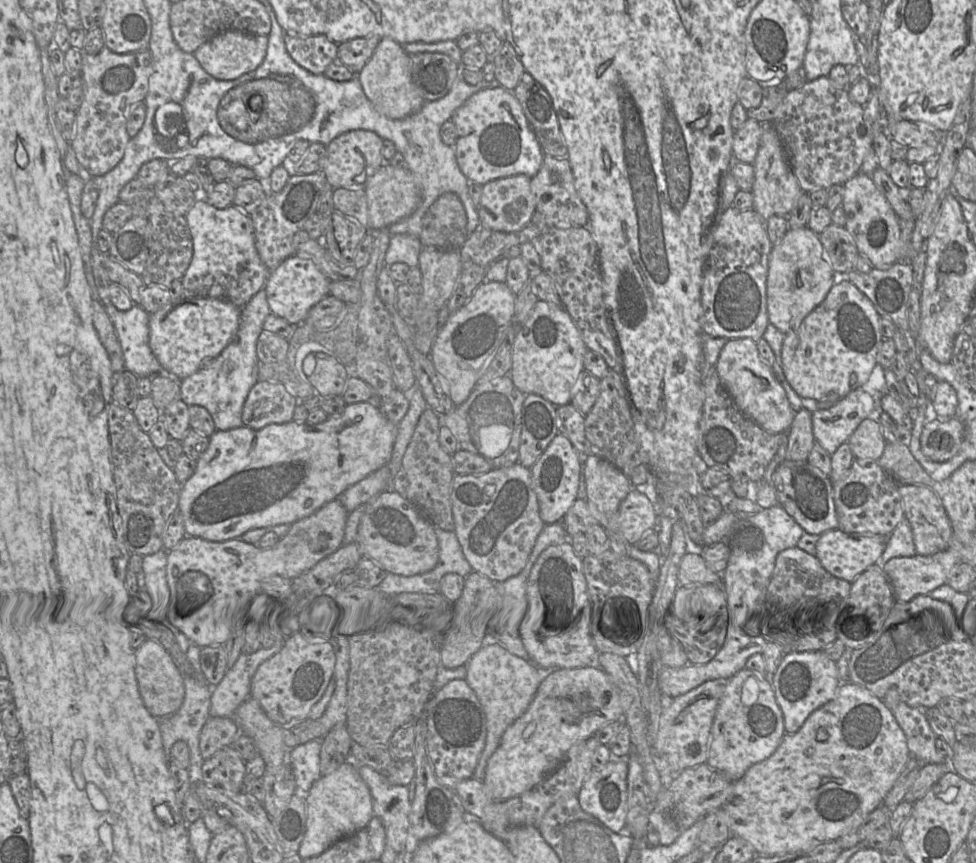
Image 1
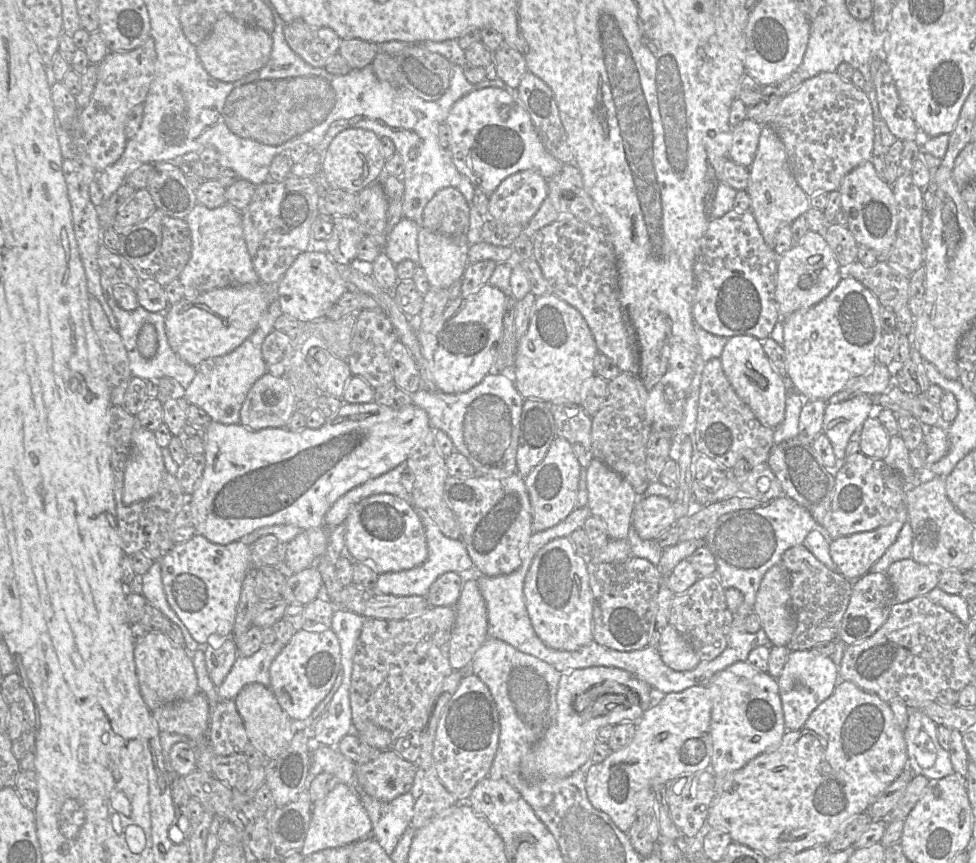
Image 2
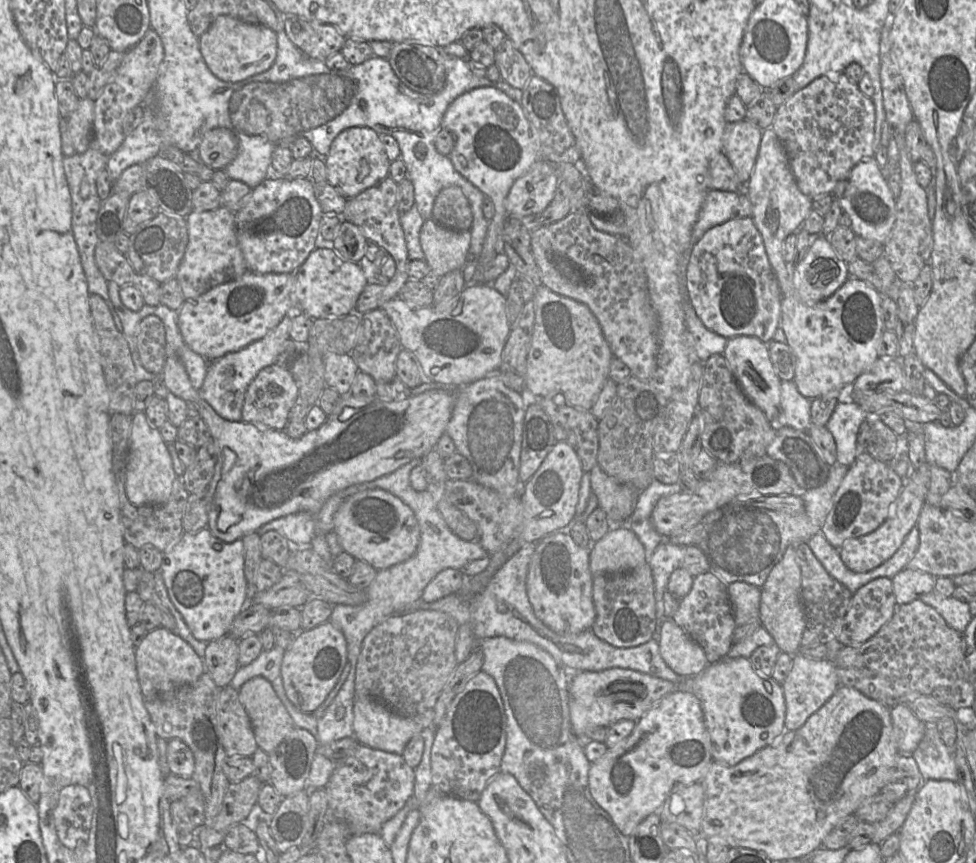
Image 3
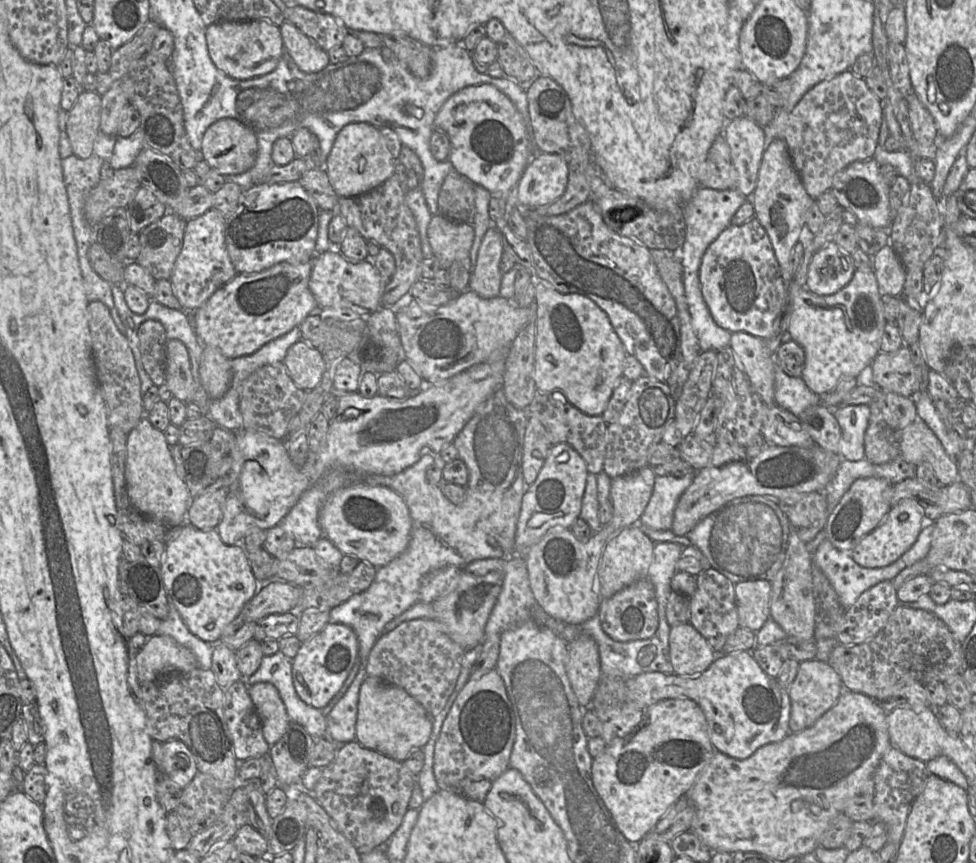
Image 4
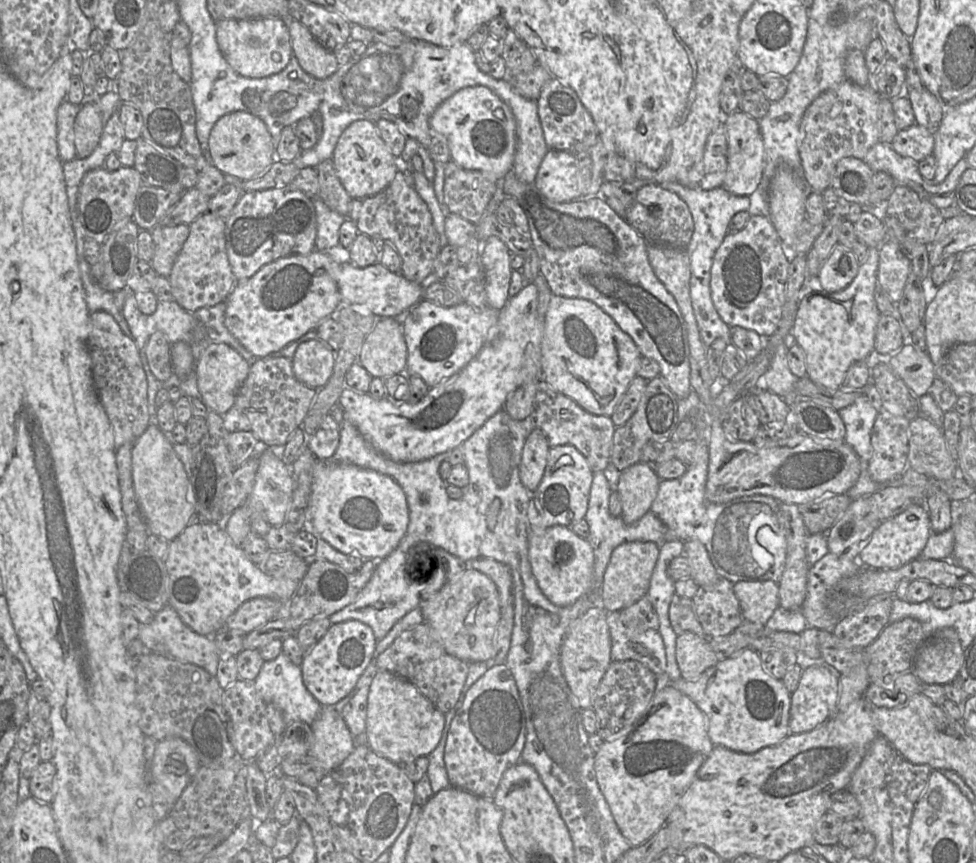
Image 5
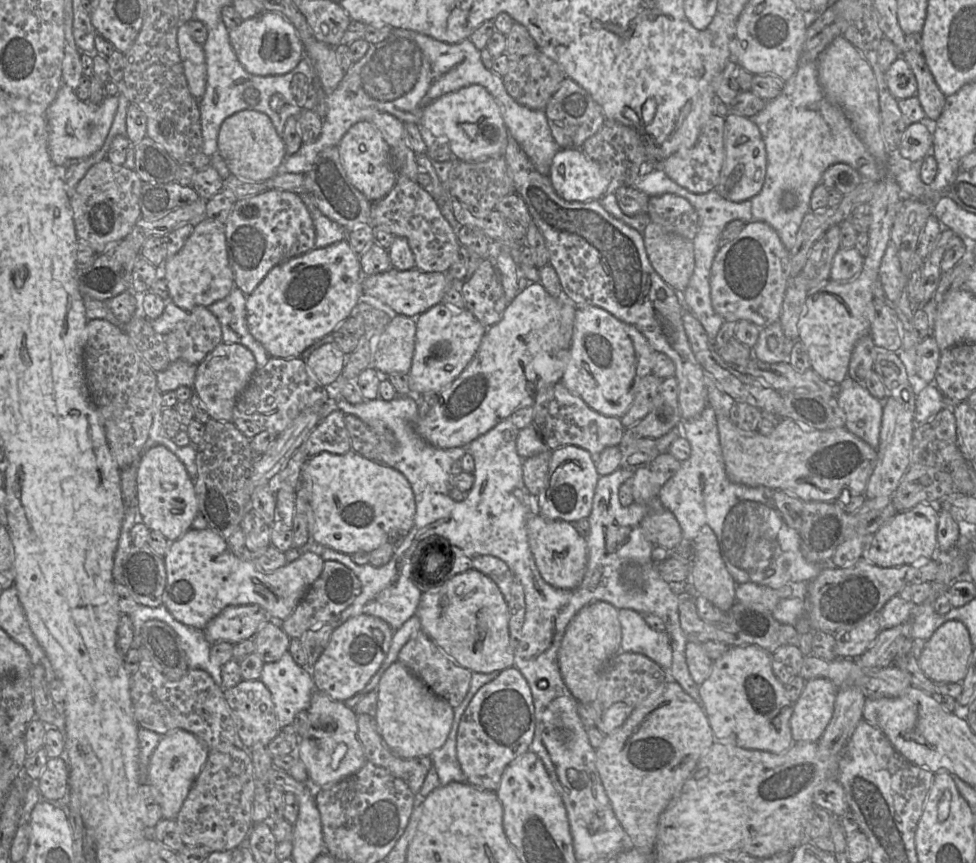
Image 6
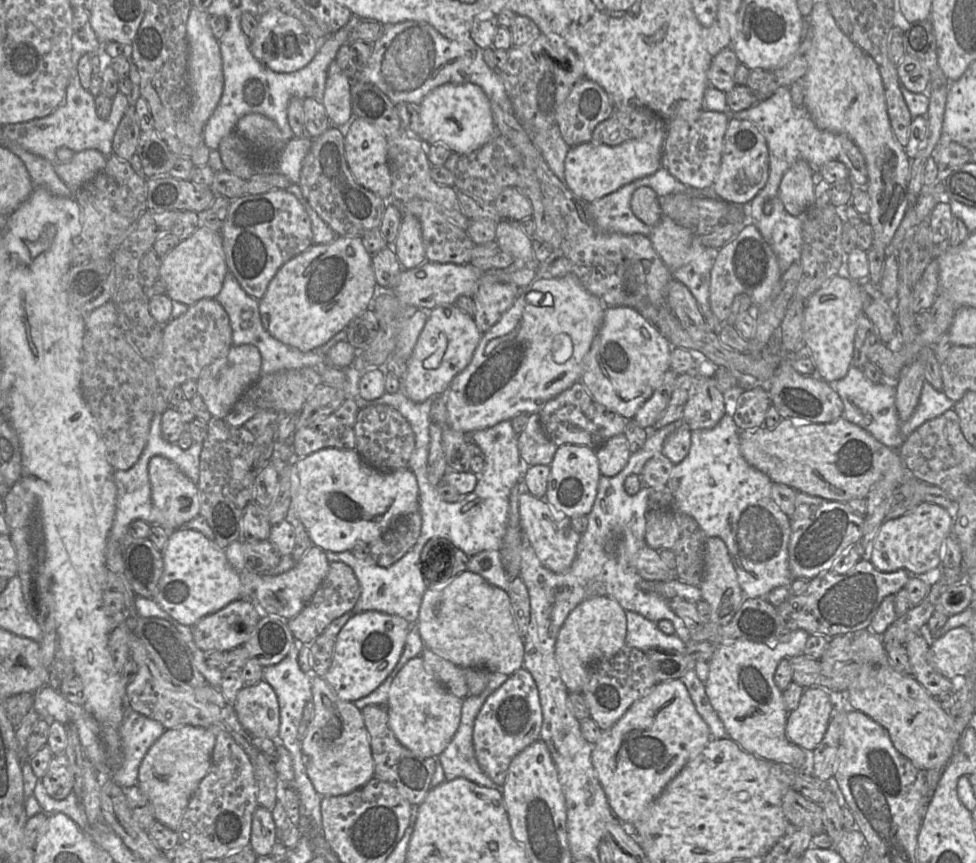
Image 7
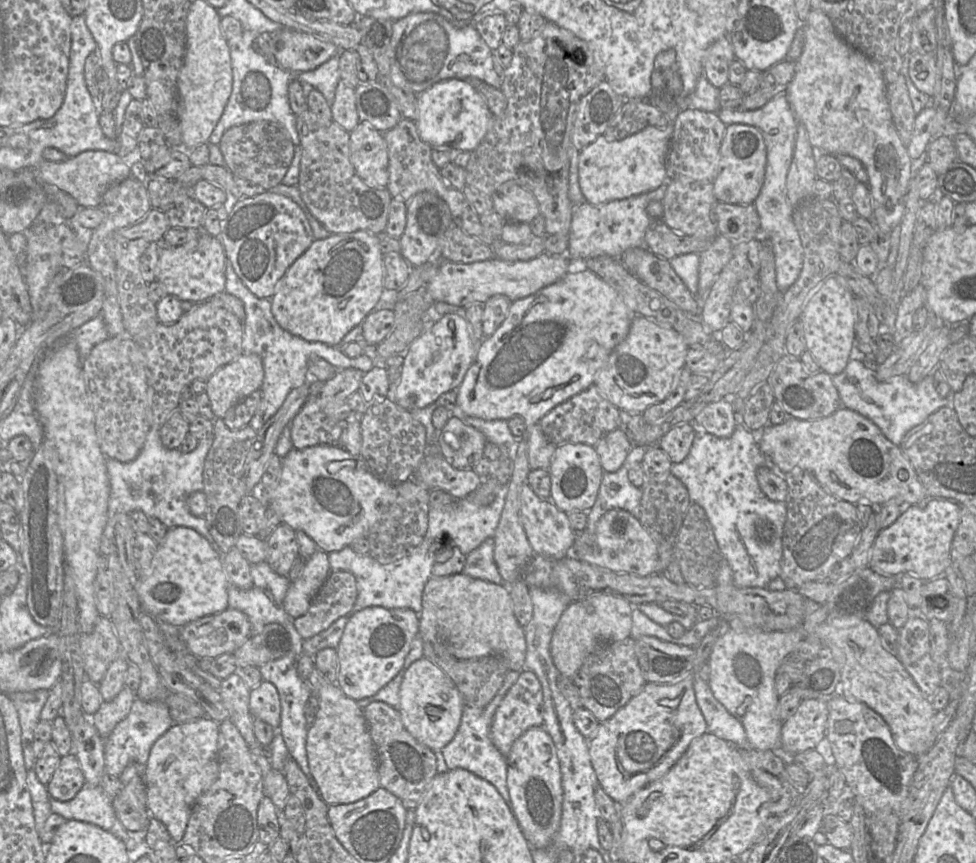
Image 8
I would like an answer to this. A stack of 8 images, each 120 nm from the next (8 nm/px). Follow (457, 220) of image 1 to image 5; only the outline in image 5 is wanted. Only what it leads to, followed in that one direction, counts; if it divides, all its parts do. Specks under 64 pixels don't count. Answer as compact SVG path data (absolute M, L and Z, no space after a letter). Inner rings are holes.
M450 159L444 168L447 212L478 223L499 185L500 181L491 181L481 171L462 168Z

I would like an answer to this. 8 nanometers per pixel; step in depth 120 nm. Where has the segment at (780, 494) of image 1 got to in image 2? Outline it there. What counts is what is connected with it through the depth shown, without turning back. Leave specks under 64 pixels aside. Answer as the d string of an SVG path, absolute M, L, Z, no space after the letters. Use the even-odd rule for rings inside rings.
M796 436L774 444L767 459L767 464L779 480L783 495L806 508L817 522L818 527L821 528L832 505L835 470L828 470L823 465L812 447L812 442L802 441Z

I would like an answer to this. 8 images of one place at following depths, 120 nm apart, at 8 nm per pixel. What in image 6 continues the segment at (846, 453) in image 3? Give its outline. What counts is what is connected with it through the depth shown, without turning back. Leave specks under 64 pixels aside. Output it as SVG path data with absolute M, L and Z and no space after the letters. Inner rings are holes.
M847 376L839 385L838 404L846 415L846 429L877 450L883 402L873 397L865 384Z

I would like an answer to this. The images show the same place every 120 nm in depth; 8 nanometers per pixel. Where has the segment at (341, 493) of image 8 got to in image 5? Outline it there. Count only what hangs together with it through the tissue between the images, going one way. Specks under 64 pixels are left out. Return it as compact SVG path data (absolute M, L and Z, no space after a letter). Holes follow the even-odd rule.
M316 460L308 507L308 526L347 556L380 561L390 555L407 532L409 510L404 491L391 477L333 460Z

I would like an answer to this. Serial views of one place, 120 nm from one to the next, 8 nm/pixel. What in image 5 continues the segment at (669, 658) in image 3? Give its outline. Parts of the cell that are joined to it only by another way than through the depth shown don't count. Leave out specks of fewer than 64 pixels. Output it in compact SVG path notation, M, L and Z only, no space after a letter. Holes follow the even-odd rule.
M692 632L677 636L676 660L681 677L685 680L697 679L704 671L718 663L710 639Z

